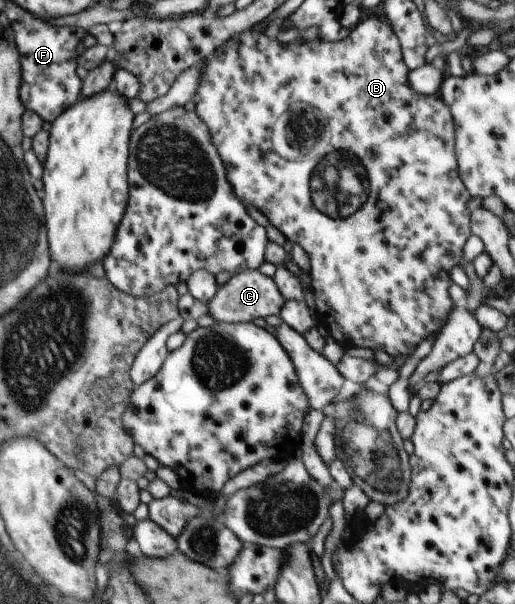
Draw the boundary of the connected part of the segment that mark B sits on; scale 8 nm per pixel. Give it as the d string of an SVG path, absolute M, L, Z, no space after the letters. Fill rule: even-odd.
M381 16L361 19L357 25L351 27L349 36L337 42L323 42L318 37L311 42L296 39L289 44L281 44L277 39L274 41L266 37L263 32L248 30L229 39L215 54L205 60L201 84L192 100L195 103L194 113L209 129L212 143L226 167L227 180L233 187L234 193L245 206L256 207L287 240L299 245L309 255L311 289L315 298L318 325L323 325L330 337L343 349L364 347L370 350L382 349L389 356L401 354L411 356L423 339L434 332L439 333L455 305L448 295L448 288L453 283L449 277L449 270L461 266L463 246L467 238L472 235L470 210L467 208L467 201L471 195L458 175L458 164L454 153L454 120L447 105L440 101L438 95L418 95L410 89L409 73L410 70L402 59L399 41ZM353 153L363 163L369 182L365 176L361 183L354 167L353 170L335 167L335 163L351 163L347 160L351 159L348 156Z

